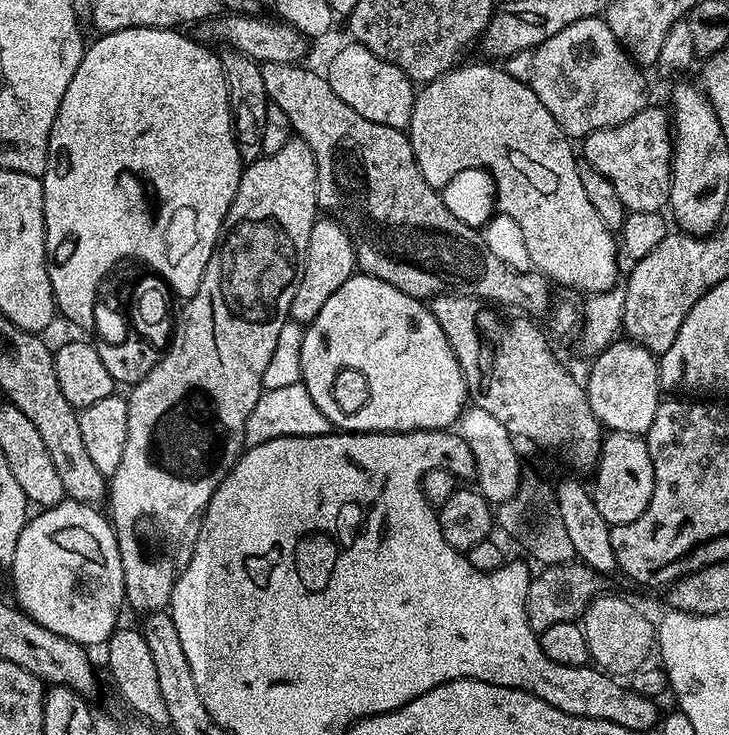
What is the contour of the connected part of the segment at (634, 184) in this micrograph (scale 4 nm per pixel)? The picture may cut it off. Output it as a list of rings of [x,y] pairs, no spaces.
[[[654,104],[616,127],[603,128],[583,137],[580,152],[585,163],[610,178],[625,211],[654,213],[661,211],[668,202],[673,143],[669,113]]]

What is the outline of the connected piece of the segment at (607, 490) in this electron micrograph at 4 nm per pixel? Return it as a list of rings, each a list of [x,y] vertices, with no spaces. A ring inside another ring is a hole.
[[[608,432],[600,445],[600,460],[594,469],[596,481],[590,493],[598,513],[609,526],[634,522],[646,510],[654,494],[654,466],[644,436],[625,432]]]

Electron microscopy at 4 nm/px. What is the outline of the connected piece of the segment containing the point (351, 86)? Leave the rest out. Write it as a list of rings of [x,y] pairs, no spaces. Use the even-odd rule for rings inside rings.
[[[348,42],[332,56],[326,75],[330,82],[330,90],[350,106],[350,110],[358,110],[362,118],[370,118],[370,122],[378,122],[382,126],[407,129],[411,122],[412,107],[415,105],[417,93],[414,82],[398,66],[378,58],[366,46]]]

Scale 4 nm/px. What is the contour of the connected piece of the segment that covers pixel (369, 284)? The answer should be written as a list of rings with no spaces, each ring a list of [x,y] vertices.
[[[353,274],[346,282],[342,282],[342,286],[338,286],[338,290],[334,290],[334,294],[330,294],[330,298],[326,298],[326,306],[322,306],[322,310],[318,310],[318,318],[314,318],[304,328],[300,378],[315,405],[329,420],[331,427],[345,432],[419,432],[422,428],[448,430],[459,421],[460,414],[464,411],[466,401],[469,399],[468,387],[464,381],[462,370],[458,366],[458,358],[454,354],[442,326],[438,326],[431,307],[427,303],[417,300],[415,296],[390,286],[390,282],[382,282],[378,278],[363,274]]]

